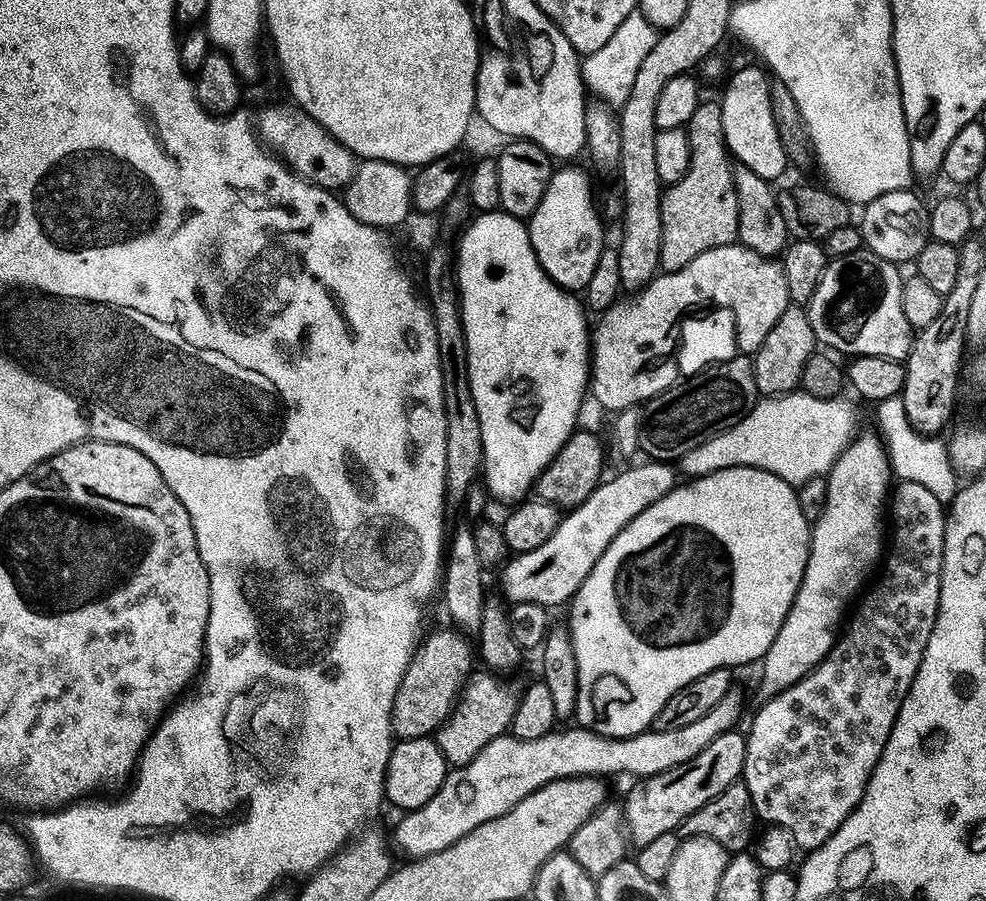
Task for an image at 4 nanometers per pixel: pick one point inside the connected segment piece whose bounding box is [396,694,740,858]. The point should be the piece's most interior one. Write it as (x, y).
(509, 769)

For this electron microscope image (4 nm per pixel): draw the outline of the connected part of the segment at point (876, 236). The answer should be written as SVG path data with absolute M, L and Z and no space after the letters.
M903 188L890 194L882 194L868 204L863 205L858 221L858 229L863 236L863 247L867 251L878 254L878 258L886 258L891 264L904 266L904 263L915 261L916 255L926 246L930 239L928 230L927 203L923 204L912 190Z

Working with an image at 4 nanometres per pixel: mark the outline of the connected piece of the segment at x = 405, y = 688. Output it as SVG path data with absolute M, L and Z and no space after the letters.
M447 627L430 633L428 637L425 635L417 643L412 660L402 674L392 707L392 734L397 741L432 736L441 728L460 699L464 683L474 671L473 641L455 627Z

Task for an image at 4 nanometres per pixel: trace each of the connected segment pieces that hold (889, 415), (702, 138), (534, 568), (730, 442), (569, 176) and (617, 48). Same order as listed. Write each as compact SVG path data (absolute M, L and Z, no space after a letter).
M900 396L881 400L875 408L877 429L887 447L893 475L900 480L916 482L929 490L938 501L946 506L951 505L958 491L958 474L949 458L947 443L941 437L924 436L910 426Z
M700 103L694 114L690 114L686 131L690 142L690 166L684 177L677 184L667 185L660 197L660 267L665 272L676 272L698 258L698 254L726 246L737 239L740 203L736 197L736 184L732 180L734 164L730 159L728 143L724 140L719 103Z
M644 463L648 464L628 468L618 473L613 480L601 482L590 498L586 498L586 502L571 509L561 519L558 530L554 530L554 534L550 534L550 538L546 538L538 550L515 553L499 573L503 599L512 604L538 602L549 610L555 609L555 604L567 605L617 534L635 516L642 514L642 510L677 487L678 472L671 463Z
M802 390L788 392L785 396L769 396L757 399L754 410L742 418L733 428L719 432L702 446L690 450L679 457L678 468L685 477L708 476L723 468L761 468L788 484L799 486L815 476L824 476L831 472L834 462L844 453L845 448L852 443L857 435L856 408L845 398L823 400L814 398Z
M560 166L553 171L546 186L546 194L542 194L542 202L538 202L538 210L534 210L534 214L527 221L528 237L532 240L538 262L555 284L565 290L584 290L594 275L606 241L604 224L600 221L600 212L596 209L595 198L592 197L592 184L586 173L572 167L576 166Z
M639 10L631 12L626 22L622 22L622 26L614 30L613 37L610 38L610 42L606 42L606 46L602 46L602 50L583 57L580 75L584 78L587 91L593 97L603 100L605 104L611 106L624 104L630 95L630 88L634 86L638 66L642 66L646 54L650 54L657 35L657 29L652 28L650 22L646 22L646 18Z

